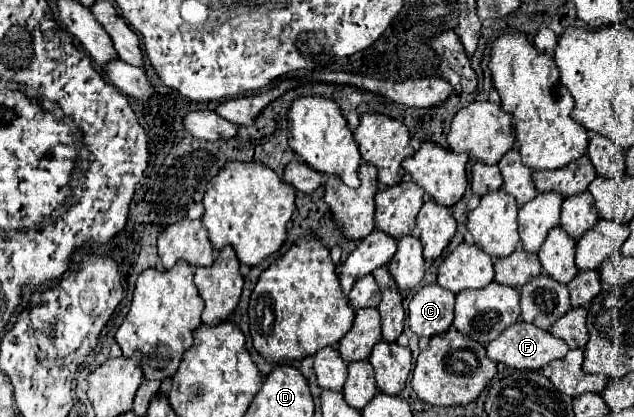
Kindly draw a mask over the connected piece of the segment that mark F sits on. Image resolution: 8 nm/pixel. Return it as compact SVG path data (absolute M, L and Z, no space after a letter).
M520 322L512 324L486 346L488 358L496 362L504 362L510 368L518 370L540 370L554 358L564 358L568 348L564 340L550 336L548 330L542 330L534 324Z

